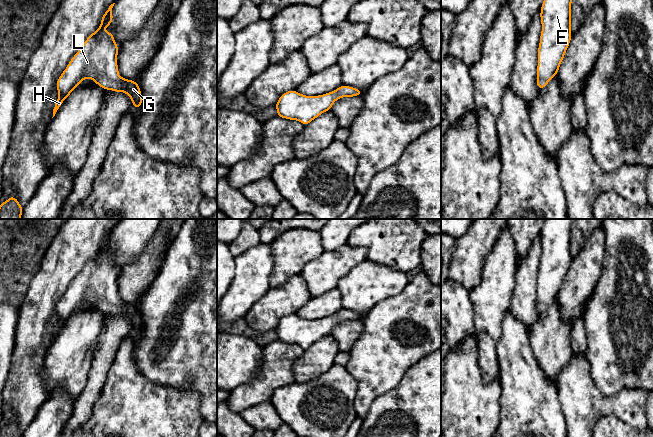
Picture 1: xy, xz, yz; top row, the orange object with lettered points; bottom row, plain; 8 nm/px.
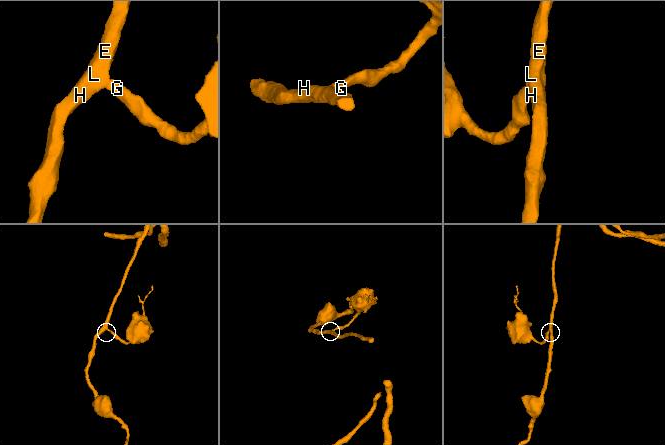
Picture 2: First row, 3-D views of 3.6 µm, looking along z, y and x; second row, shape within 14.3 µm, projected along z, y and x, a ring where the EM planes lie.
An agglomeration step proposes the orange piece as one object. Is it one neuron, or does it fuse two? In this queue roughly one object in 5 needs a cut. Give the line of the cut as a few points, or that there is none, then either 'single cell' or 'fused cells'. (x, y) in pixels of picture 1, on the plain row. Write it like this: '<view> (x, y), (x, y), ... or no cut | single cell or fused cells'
no cut | single cell

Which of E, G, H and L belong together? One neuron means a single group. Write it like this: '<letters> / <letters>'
E G H L

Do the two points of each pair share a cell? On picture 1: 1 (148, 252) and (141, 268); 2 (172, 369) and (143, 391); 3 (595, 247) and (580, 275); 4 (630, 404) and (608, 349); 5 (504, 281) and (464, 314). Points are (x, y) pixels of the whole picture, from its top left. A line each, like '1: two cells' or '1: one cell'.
1: one cell
2: two cells
3: one cell
4: two cells
5: two cells

